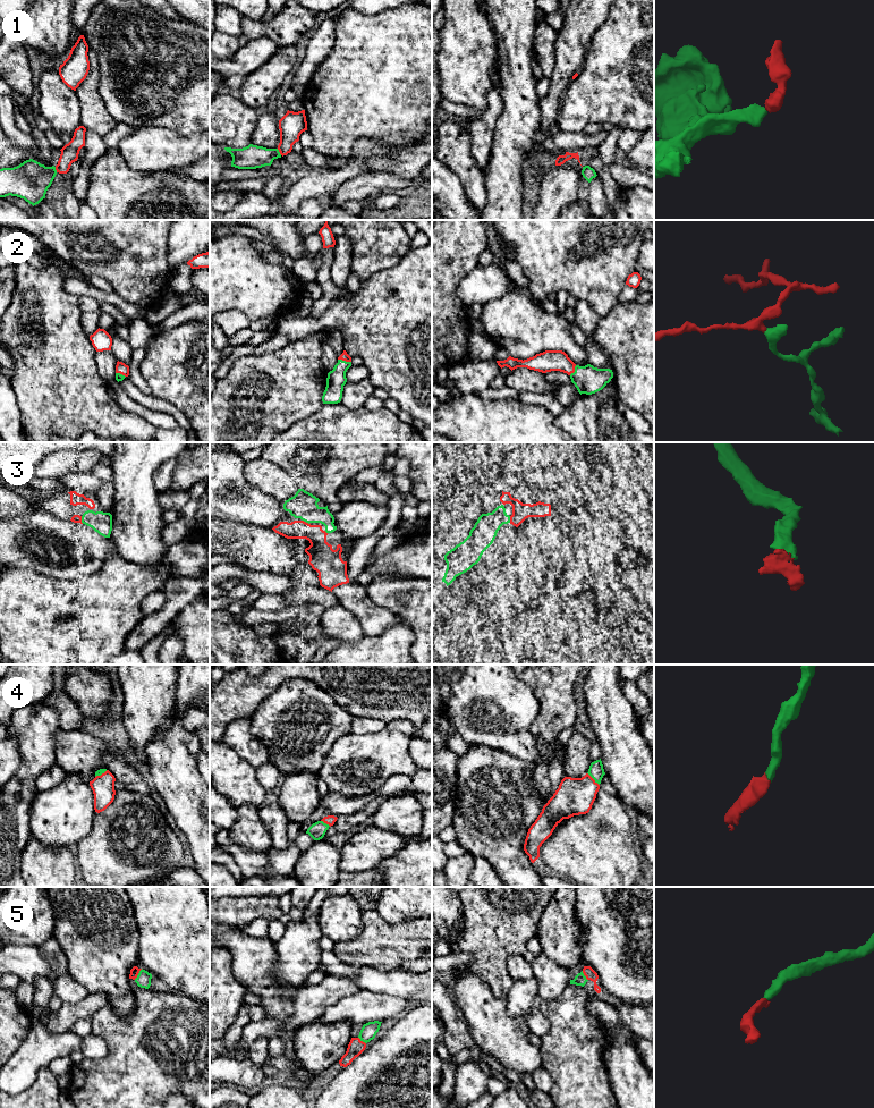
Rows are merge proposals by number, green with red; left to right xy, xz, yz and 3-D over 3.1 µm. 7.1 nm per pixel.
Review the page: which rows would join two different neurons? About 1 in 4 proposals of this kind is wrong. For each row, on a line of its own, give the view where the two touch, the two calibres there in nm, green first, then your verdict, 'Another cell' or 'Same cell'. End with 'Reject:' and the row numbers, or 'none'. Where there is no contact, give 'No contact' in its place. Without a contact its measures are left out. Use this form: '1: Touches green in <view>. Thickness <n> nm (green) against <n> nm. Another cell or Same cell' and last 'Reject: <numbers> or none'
1: Touches green in xz. Thickness 170 nm (green) against 180 nm. Same cell
2: Touches green in xz. Thickness 140 nm (green) against 60 nm. Same cell
3: Touches green in xz. Thickness 190 nm (green) against 170 nm. Same cell
4: Touches green in yz. Thickness 110 nm (green) against 260 nm. Same cell
5: Touches green in xy. Thickness 110 nm (green) against 60 nm. Same cell
Reject: none

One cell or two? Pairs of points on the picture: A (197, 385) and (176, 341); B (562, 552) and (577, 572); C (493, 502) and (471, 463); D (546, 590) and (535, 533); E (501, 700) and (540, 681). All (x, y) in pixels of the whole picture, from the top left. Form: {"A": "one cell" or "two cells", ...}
{"A": "one cell", "B": "two cells", "C": "two cells", "D": "one cell", "E": "two cells"}

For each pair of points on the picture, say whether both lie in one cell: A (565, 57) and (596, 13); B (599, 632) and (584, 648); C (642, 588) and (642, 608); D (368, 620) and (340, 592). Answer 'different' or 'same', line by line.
A: same
B: same
C: different
D: same

